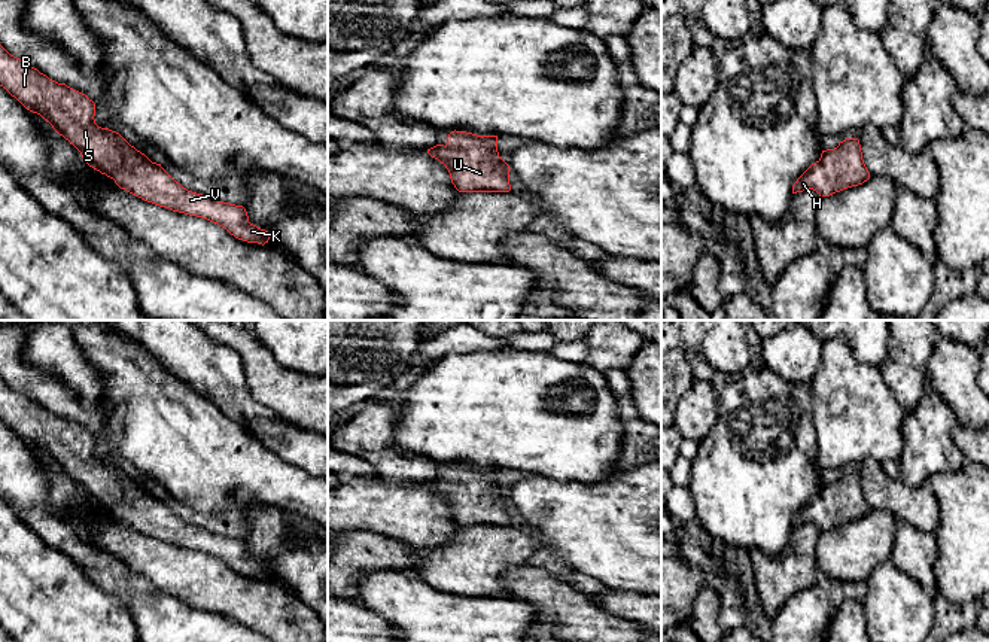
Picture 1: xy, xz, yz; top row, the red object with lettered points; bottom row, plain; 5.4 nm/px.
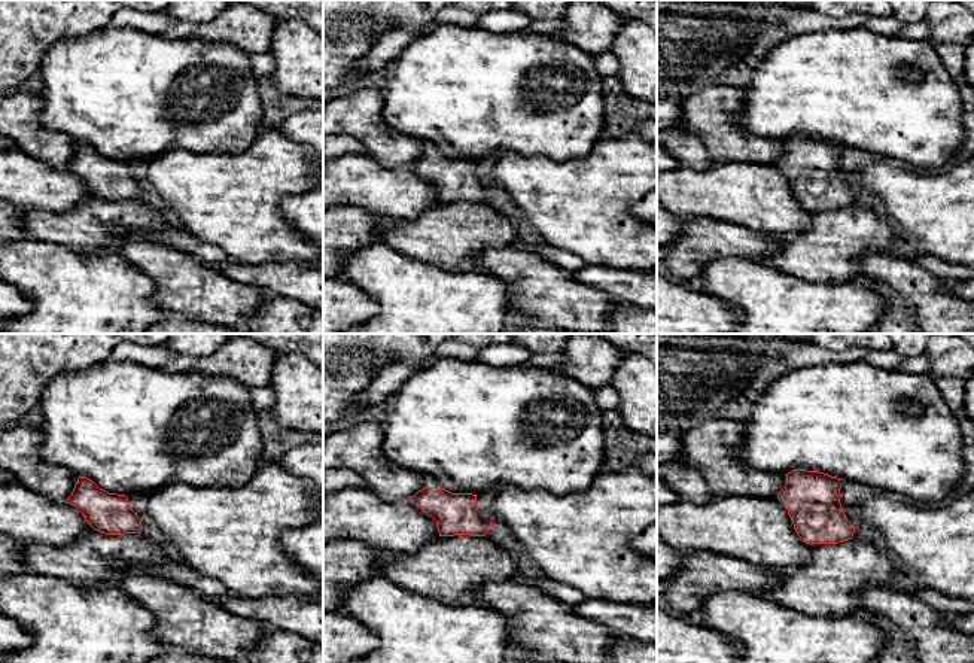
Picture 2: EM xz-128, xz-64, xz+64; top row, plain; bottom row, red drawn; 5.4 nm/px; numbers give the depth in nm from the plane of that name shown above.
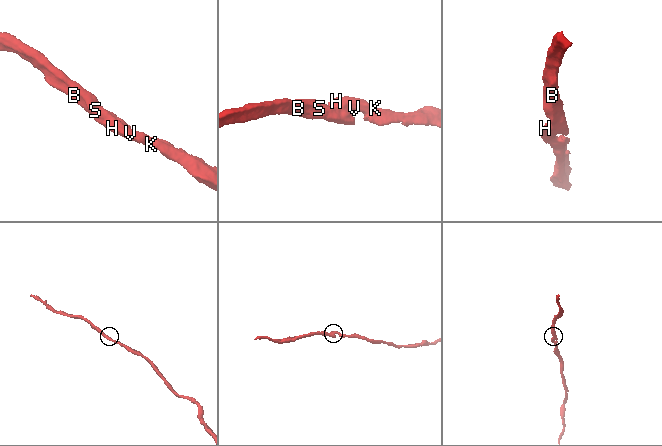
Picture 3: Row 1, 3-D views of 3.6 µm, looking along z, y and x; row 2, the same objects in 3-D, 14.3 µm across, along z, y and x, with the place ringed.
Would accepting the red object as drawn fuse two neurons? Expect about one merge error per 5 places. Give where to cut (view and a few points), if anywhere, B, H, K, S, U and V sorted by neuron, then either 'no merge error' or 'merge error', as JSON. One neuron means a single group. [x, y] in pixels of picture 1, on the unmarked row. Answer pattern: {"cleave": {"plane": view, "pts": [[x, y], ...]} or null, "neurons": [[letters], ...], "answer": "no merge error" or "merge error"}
{"cleave": null, "neurons": [["B", "H", "K", "S", "U", "V"]], "answer": "no merge error"}

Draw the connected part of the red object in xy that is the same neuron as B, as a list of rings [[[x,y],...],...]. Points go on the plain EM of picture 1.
[[[0,378],[0,420],[15,430],[27,444],[40,448],[52,462],[70,475],[89,500],[113,512],[127,526],[173,545],[207,553],[225,562],[231,569],[247,576],[265,578],[270,568],[249,556],[243,539],[213,533],[183,521],[161,498],[152,496],[144,487],[131,480],[119,466],[95,457],[95,436],[88,429],[49,413],[25,395],[10,389]]]

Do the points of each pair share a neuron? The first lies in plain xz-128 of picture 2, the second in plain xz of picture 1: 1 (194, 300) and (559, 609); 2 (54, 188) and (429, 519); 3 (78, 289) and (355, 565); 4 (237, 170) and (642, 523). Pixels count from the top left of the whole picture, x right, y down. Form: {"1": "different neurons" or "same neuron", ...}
{"1": "same neuron", "2": "same neuron", "3": "different neurons", "4": "same neuron"}

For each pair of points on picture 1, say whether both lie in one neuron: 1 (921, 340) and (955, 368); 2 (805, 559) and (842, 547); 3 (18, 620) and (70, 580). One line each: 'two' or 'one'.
1: two
2: two
3: one

